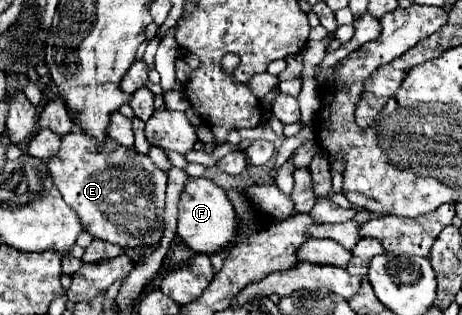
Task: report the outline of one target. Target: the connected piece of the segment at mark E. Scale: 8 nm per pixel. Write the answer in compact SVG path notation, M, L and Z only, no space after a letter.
M77 128L61 138L59 154L45 160L45 166L53 184L93 238L123 248L147 248L161 240L167 174L153 166L149 156L121 148L113 138L107 138L105 146L99 148L93 138Z

